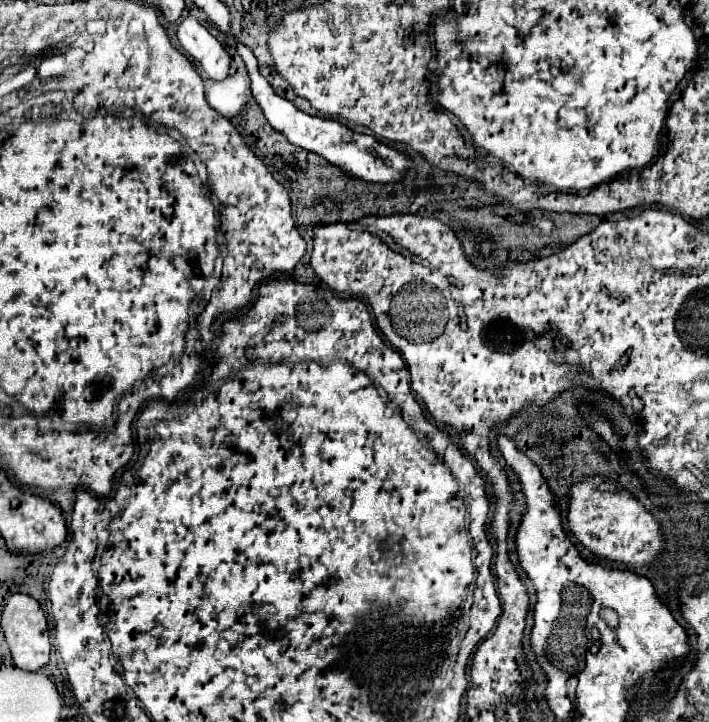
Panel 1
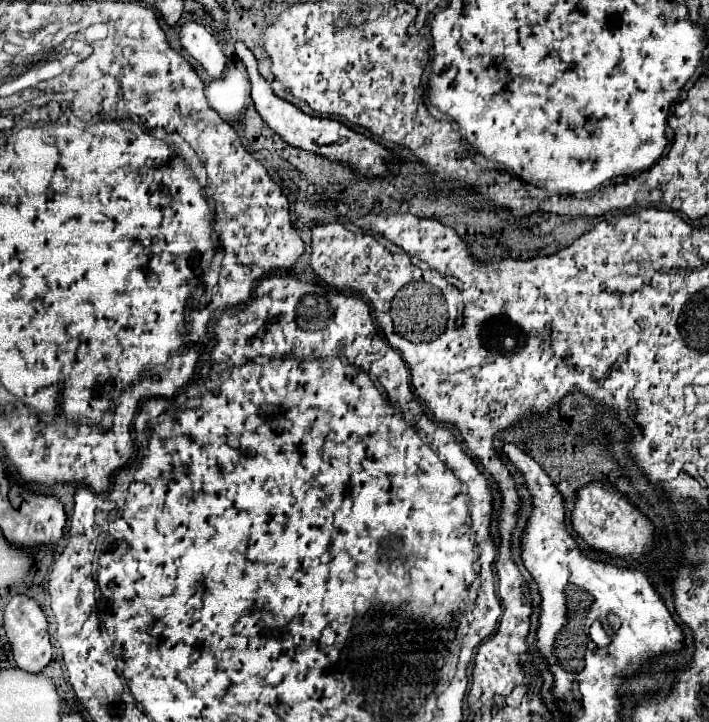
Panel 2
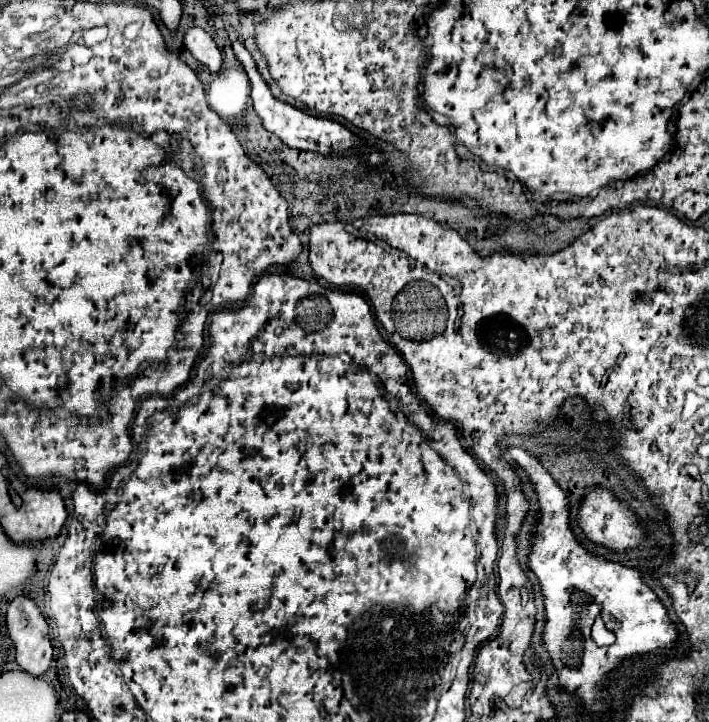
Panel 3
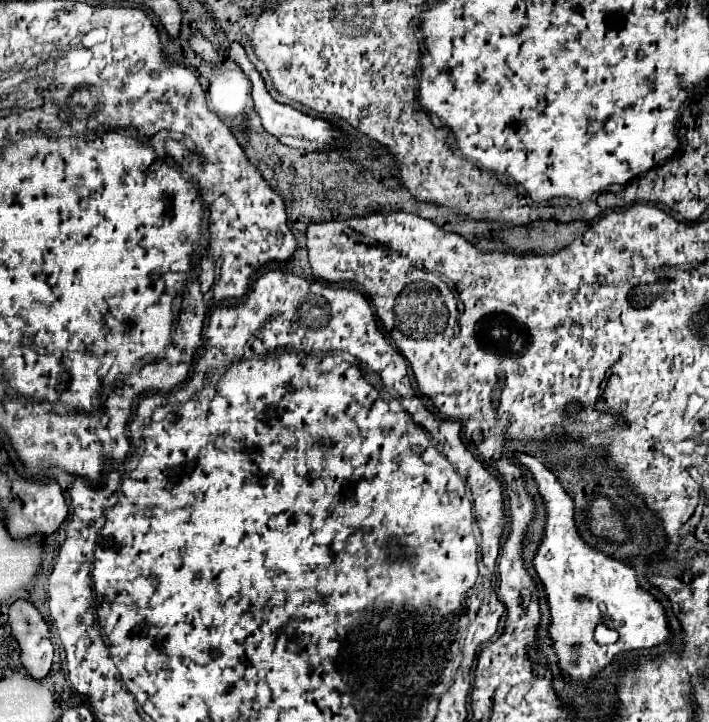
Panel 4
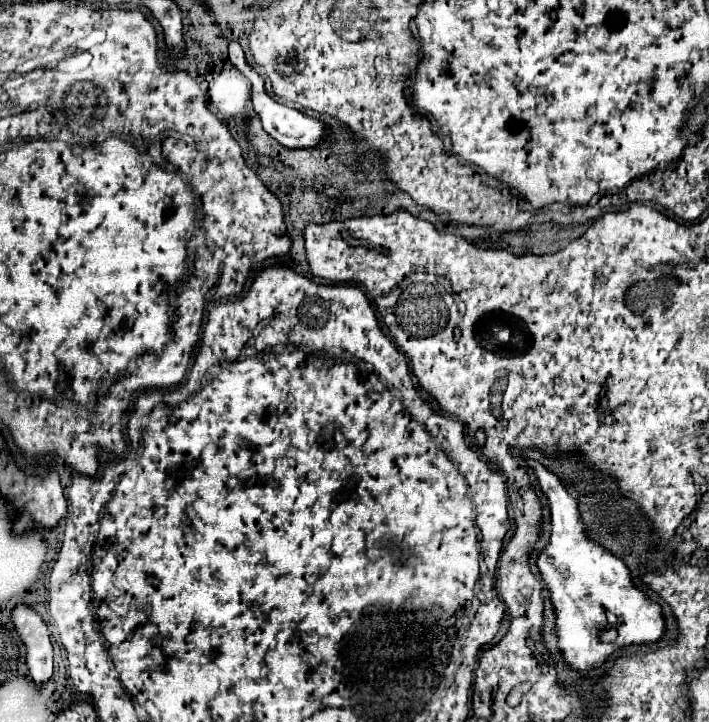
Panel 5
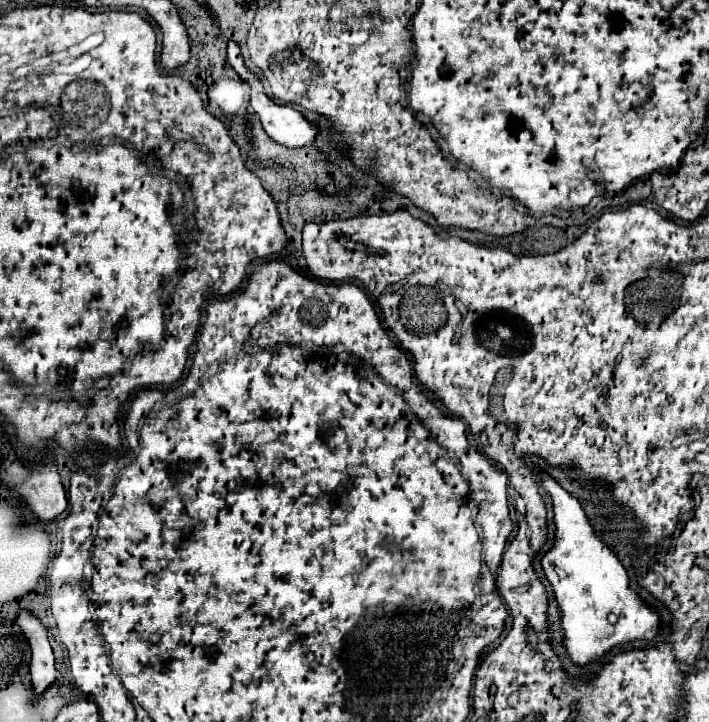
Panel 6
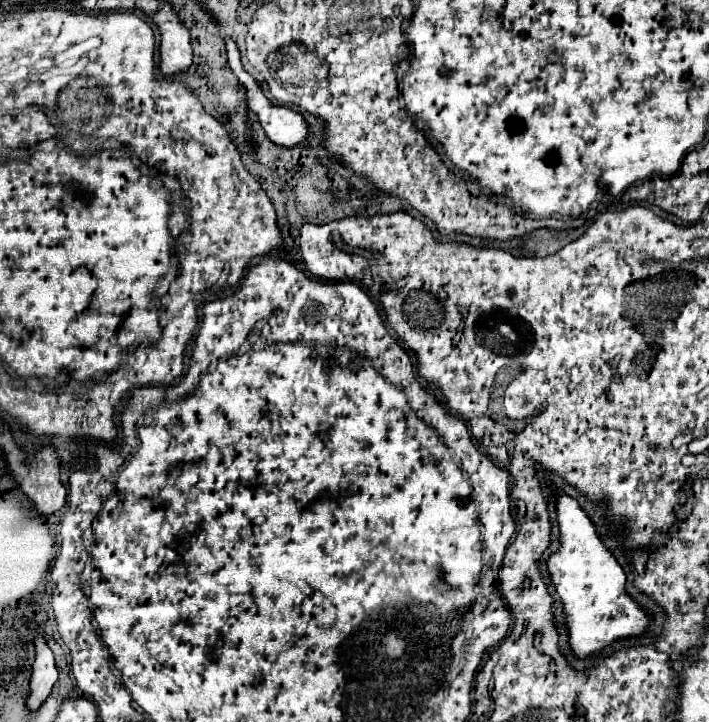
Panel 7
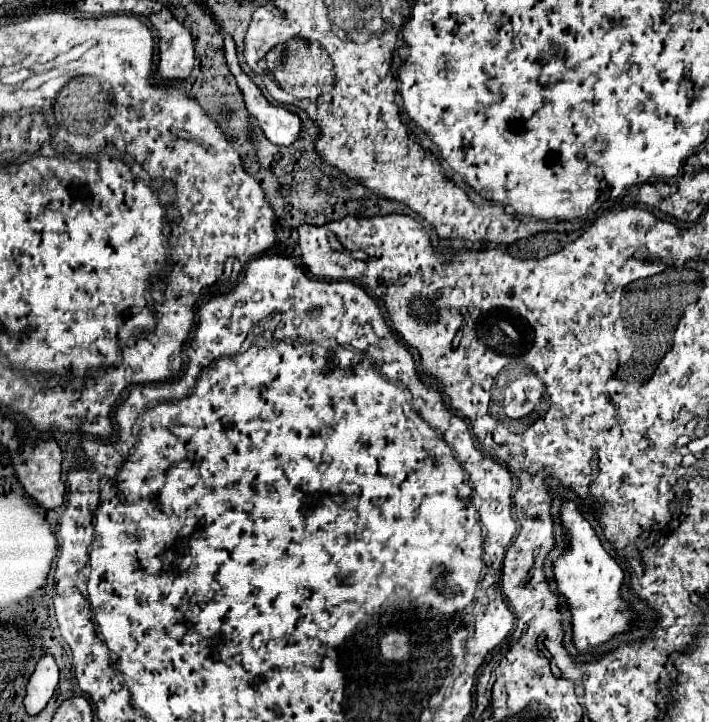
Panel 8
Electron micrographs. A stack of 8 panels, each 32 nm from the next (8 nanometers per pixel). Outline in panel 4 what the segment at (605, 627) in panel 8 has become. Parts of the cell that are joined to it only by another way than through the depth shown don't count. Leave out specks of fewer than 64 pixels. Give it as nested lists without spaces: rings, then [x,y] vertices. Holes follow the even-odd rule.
[[[516,454],[516,458],[532,472],[548,512],[546,538],[536,552],[534,568],[548,594],[548,606],[552,614],[550,636],[554,640],[554,650],[566,678],[572,682],[590,682],[604,666],[614,660],[616,654],[626,650],[654,648],[666,642],[672,634],[662,604],[638,586],[636,574],[630,566],[606,556],[582,540],[574,518],[574,500],[566,494],[560,480],[552,476],[552,472],[540,460],[528,454]],[[598,622],[614,622],[614,628],[618,630],[618,642],[610,646],[596,644],[594,628]]]

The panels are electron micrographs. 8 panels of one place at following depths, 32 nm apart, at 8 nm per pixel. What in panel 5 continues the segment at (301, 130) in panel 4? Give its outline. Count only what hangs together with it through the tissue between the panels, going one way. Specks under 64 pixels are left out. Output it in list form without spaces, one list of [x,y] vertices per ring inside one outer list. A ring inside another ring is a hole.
[[[230,42],[230,46],[228,46],[228,60],[252,82],[252,106],[254,106],[254,112],[260,116],[264,130],[266,130],[276,142],[280,142],[280,144],[286,146],[286,148],[312,148],[312,146],[316,146],[316,144],[322,140],[322,136],[324,136],[324,124],[322,124],[320,120],[308,118],[306,114],[302,114],[302,112],[298,112],[298,110],[294,110],[294,108],[290,108],[290,106],[278,104],[278,102],[274,102],[274,100],[266,94],[266,90],[264,90],[264,86],[262,86],[262,78],[254,72],[254,68],[248,66],[248,62],[246,62],[246,58],[244,58],[244,52],[242,52],[242,46],[240,46],[238,42]]]

